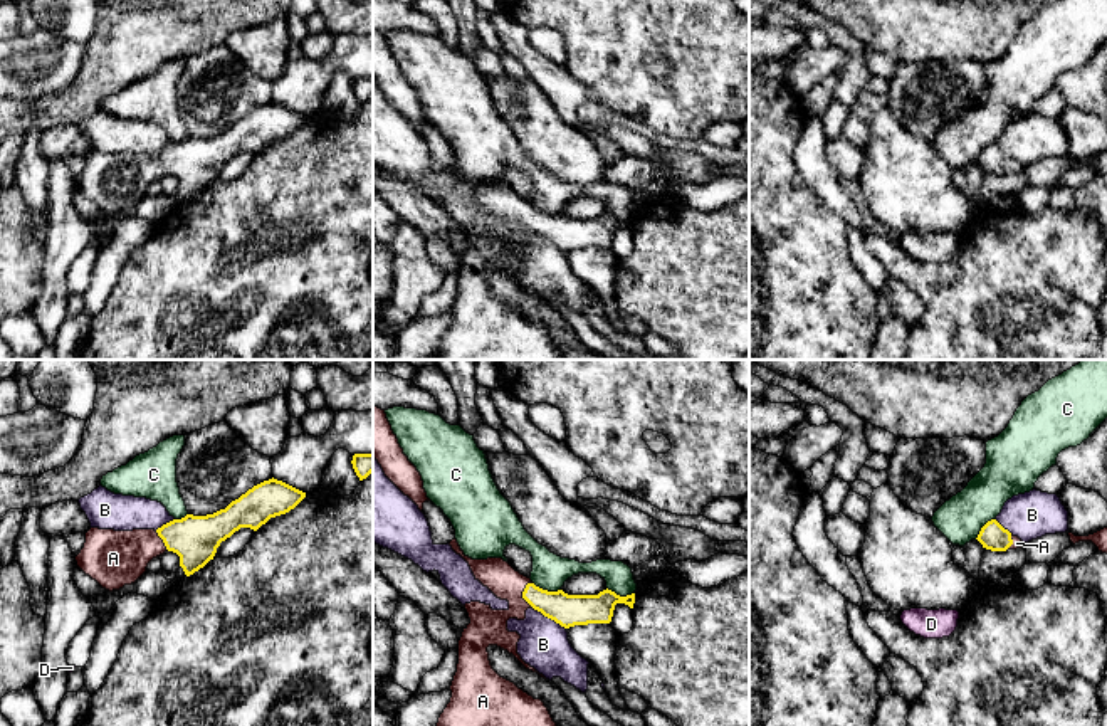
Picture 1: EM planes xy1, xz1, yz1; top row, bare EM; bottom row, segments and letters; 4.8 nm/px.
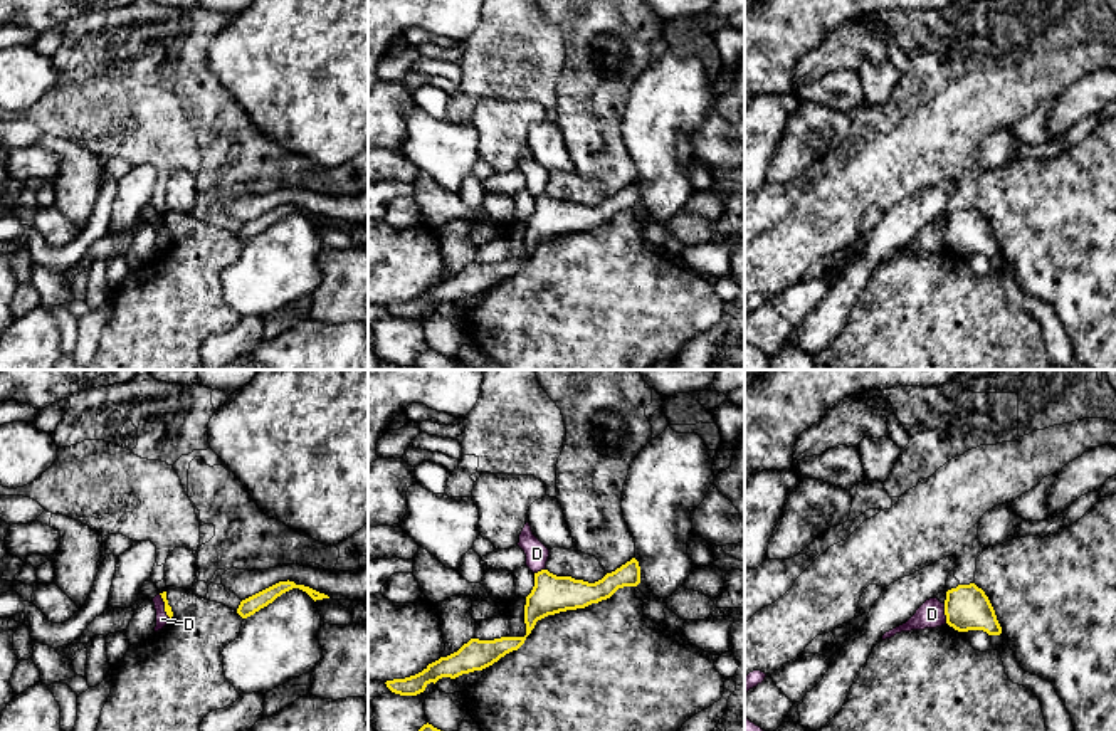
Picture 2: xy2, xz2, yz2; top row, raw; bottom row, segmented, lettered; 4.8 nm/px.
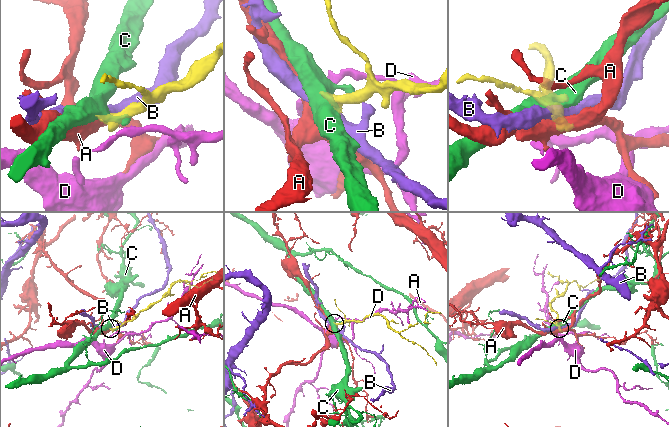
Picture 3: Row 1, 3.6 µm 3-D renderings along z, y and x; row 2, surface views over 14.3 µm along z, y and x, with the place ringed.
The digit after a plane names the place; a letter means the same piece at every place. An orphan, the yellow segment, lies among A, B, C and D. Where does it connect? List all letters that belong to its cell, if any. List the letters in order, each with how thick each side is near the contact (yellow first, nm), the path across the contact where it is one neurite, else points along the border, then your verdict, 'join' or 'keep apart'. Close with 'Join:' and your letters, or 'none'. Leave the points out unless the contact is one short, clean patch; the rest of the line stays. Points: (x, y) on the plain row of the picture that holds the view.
A: calibres 160 and 180 nm; way xz1 (568, 234), (523, 217), (508, 237), (487, 251); join
B: calibres 160 and 240 nm; border xz1 (531, 229), (565, 252); keep apart
C: calibres 160 and 170 nm; keep apart
D: calibres 220 and 130 nm; border yz2 (943, 227), (947, 246); keep apart
Join: A

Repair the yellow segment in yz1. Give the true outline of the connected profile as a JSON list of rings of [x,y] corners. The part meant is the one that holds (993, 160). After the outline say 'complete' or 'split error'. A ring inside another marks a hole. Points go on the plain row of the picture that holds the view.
[[[996,143],[988,145],[981,151],[976,163],[983,168],[983,171],[991,175],[1016,173],[1025,168],[1018,160],[1013,160],[1008,153],[1005,153]]] | split error

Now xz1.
[[[457,163],[450,166],[452,173],[460,178],[470,190],[475,203],[487,210],[497,222],[507,224],[507,234],[492,234],[491,229],[480,225],[465,227],[470,247],[464,252],[459,264],[459,287],[450,314],[452,321],[438,341],[433,360],[564,360],[553,345],[548,331],[541,323],[534,323],[514,306],[501,301],[491,289],[489,269],[497,269],[512,277],[526,292],[538,296],[526,287],[517,277],[521,259],[507,254],[507,244],[526,242],[526,234],[534,232],[544,240],[554,244],[564,252],[588,247],[610,247],[616,227],[625,227],[633,232],[635,217],[620,220],[611,213],[603,213],[598,218],[568,218],[563,213],[548,215],[536,210],[531,202],[516,195],[502,182],[472,183],[464,178]]] | split error

